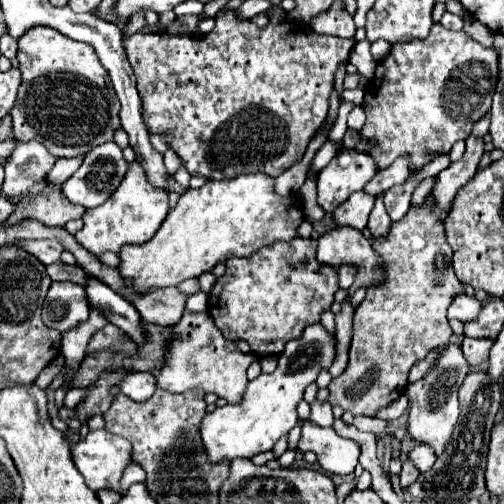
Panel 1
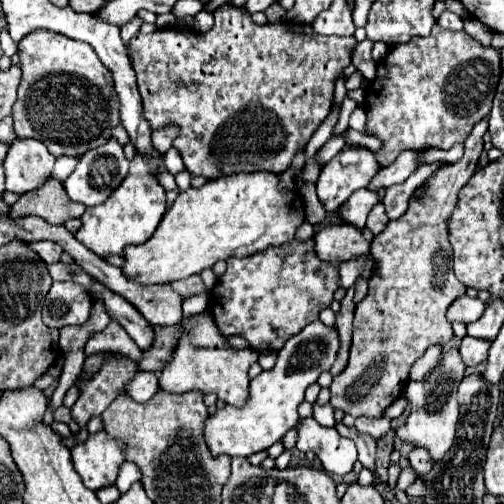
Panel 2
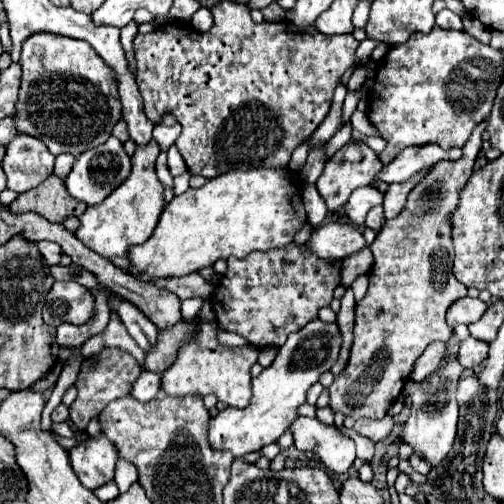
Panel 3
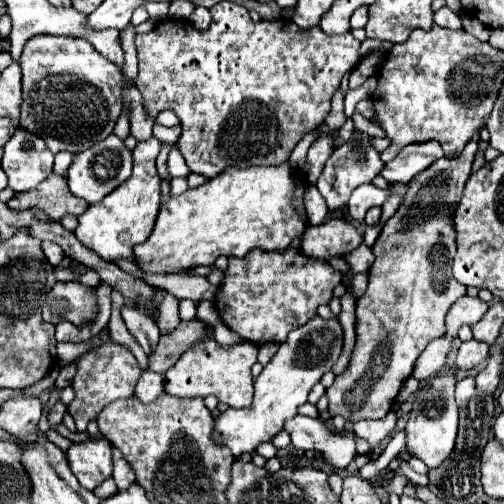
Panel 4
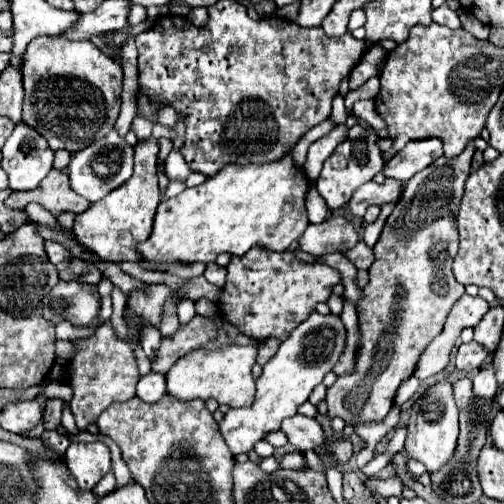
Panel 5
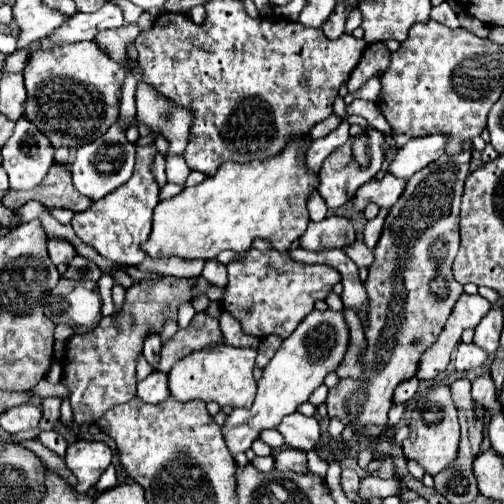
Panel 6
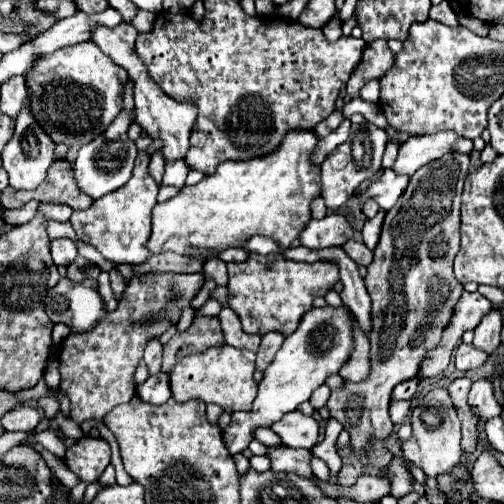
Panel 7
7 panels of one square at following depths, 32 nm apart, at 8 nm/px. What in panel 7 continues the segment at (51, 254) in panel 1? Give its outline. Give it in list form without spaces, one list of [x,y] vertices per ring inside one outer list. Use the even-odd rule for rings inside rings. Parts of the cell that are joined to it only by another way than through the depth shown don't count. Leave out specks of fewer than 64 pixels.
[[[70,238],[52,240],[52,260],[56,266],[68,266],[78,256],[78,246]]]

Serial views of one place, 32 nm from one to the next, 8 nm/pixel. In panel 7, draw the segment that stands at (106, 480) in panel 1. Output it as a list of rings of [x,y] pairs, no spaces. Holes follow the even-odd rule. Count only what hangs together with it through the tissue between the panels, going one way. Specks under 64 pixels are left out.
[[[82,438],[66,450],[66,464],[82,480],[69,492],[70,500],[77,502],[83,498],[86,486],[96,482],[110,464],[110,446],[102,438]]]

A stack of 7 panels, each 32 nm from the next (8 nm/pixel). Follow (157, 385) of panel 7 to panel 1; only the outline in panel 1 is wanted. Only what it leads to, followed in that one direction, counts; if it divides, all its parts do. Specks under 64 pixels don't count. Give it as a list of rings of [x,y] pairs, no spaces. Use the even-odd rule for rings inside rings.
[[[138,372],[138,374],[130,374],[122,386],[120,392],[126,394],[128,398],[136,400],[136,402],[144,402],[148,400],[154,392],[156,392],[156,376],[150,372]]]

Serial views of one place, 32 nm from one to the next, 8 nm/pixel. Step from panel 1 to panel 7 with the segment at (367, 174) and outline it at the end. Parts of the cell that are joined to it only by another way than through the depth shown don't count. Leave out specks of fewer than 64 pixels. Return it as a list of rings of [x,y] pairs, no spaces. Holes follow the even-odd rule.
[[[364,122],[356,132],[352,132],[352,136],[344,144],[336,146],[326,156],[326,160],[322,162],[322,198],[330,210],[344,206],[346,200],[354,194],[356,186],[378,172],[386,142],[388,142],[386,128],[378,128],[370,122]]]

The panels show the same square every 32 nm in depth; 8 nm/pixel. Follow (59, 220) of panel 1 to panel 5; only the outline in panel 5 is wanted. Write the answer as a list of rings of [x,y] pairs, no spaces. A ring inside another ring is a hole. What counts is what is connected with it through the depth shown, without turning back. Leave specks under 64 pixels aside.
[[[56,168],[50,170],[50,174],[40,182],[38,188],[28,192],[12,192],[4,200],[8,208],[16,208],[16,210],[22,210],[28,202],[42,204],[54,216],[66,210],[80,214],[90,206],[88,200],[84,200],[84,196],[76,196],[76,192],[72,192],[66,170],[56,170]]]

